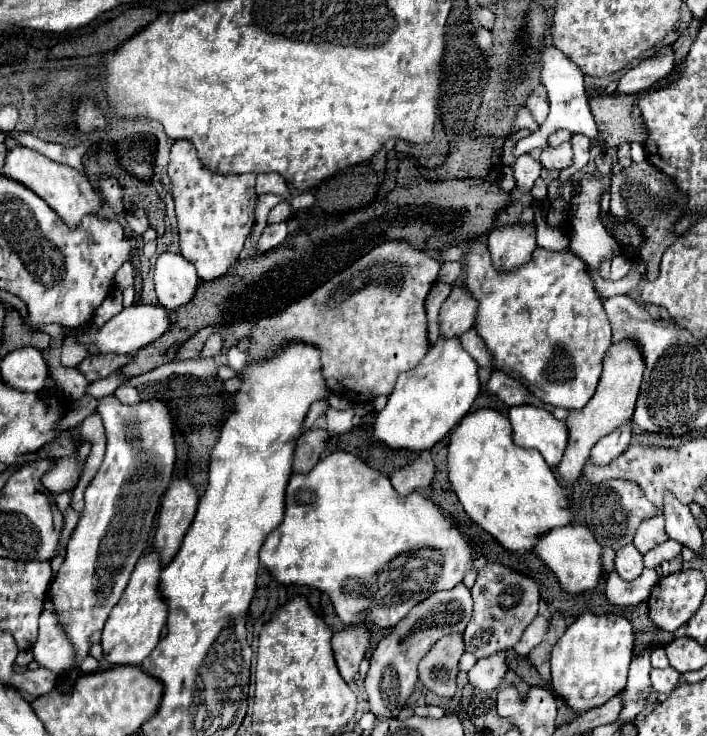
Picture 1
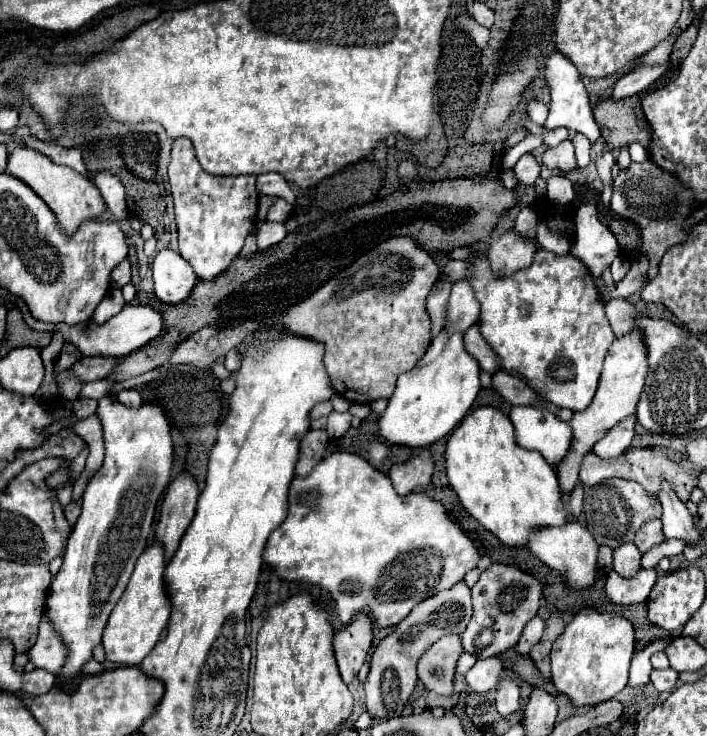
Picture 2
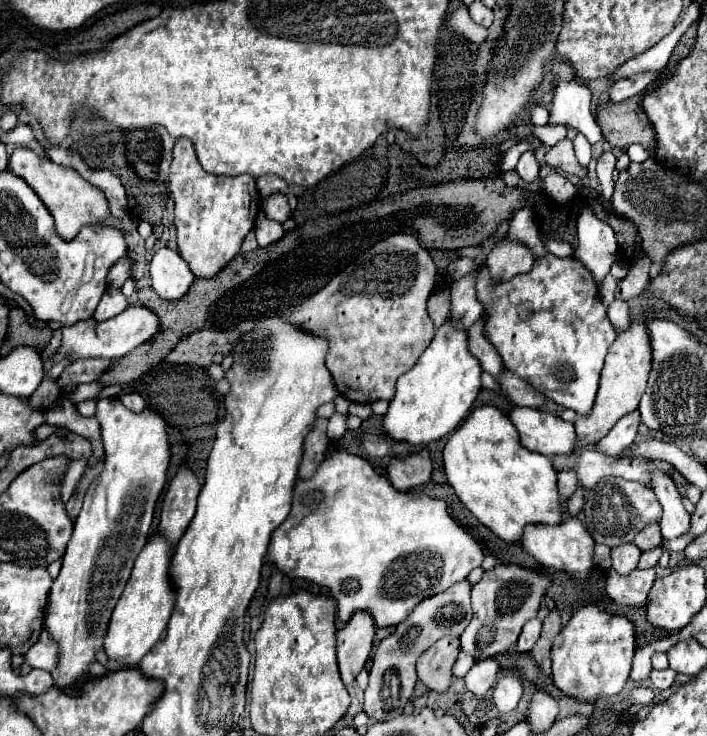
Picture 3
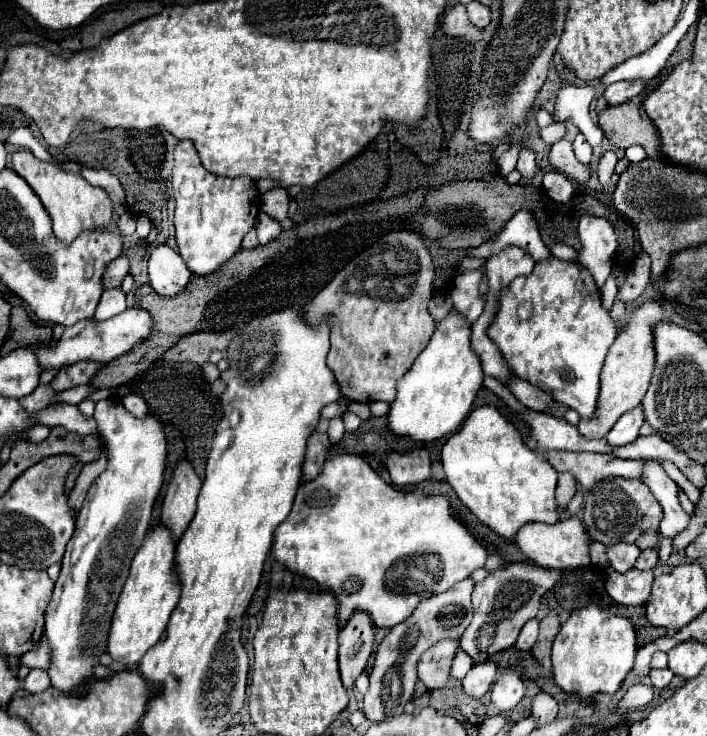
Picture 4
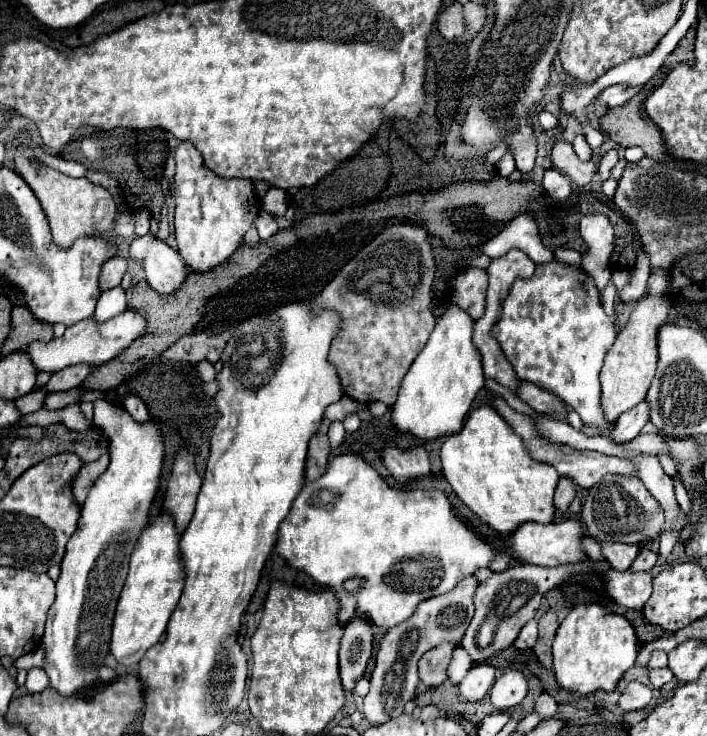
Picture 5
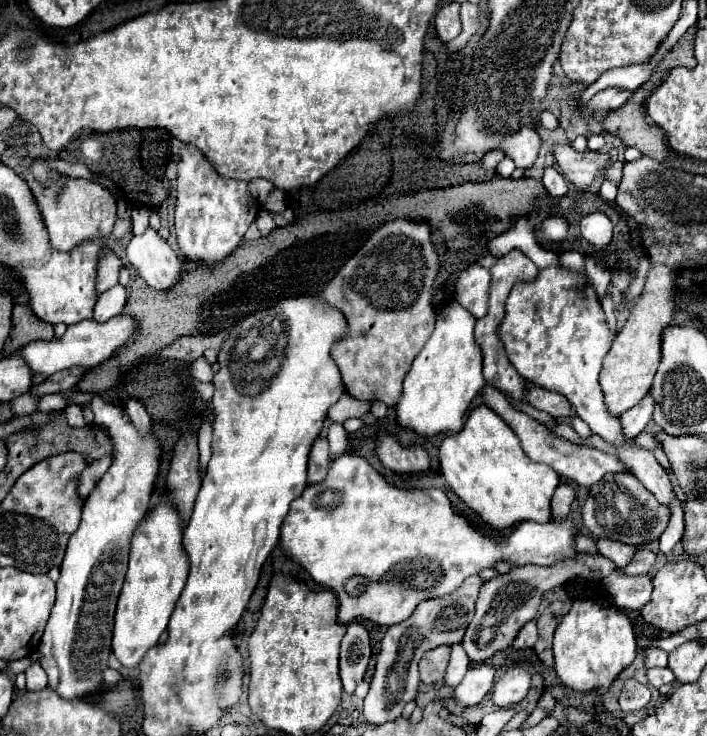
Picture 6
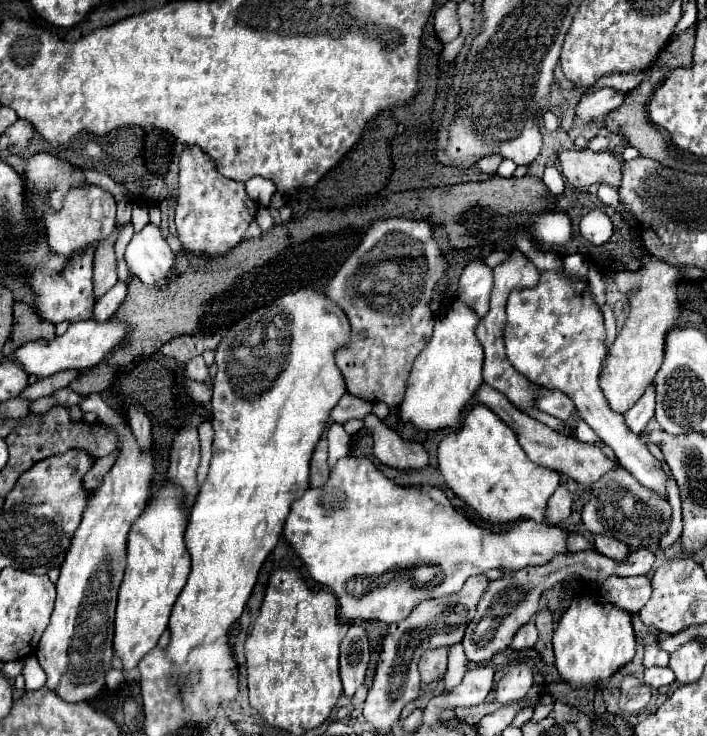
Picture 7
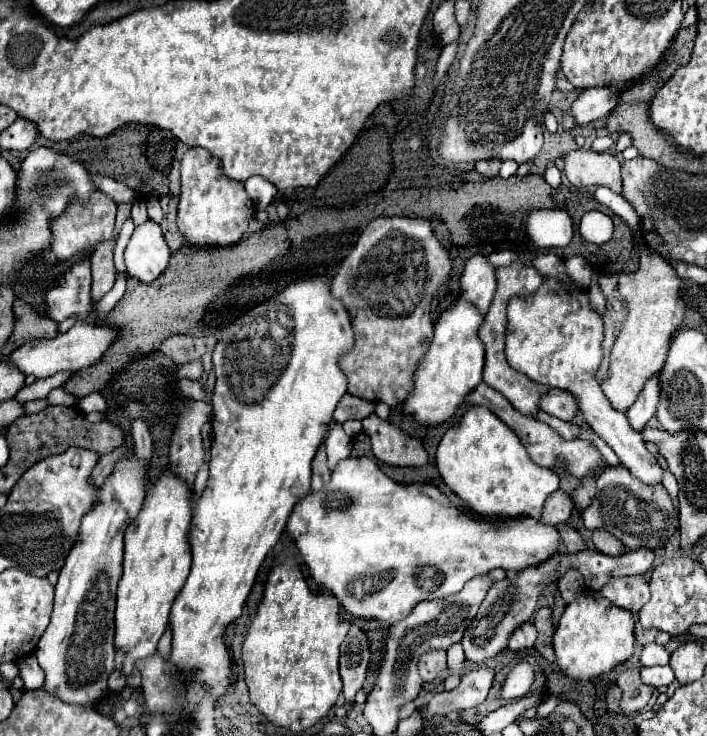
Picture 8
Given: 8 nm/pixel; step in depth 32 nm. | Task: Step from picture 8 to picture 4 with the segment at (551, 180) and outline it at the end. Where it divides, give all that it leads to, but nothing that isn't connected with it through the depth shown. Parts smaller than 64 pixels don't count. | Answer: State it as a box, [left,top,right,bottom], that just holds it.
[542,172,574,204]

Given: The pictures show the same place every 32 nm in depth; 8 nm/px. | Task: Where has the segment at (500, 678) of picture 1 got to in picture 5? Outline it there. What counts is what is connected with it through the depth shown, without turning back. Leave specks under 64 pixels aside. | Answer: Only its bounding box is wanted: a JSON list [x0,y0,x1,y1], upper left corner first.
[460,664,496,702]

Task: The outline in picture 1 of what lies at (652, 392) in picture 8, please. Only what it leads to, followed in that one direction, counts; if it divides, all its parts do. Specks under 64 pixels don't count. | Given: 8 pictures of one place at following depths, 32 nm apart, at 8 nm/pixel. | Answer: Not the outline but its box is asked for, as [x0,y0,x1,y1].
[590,422,632,466]

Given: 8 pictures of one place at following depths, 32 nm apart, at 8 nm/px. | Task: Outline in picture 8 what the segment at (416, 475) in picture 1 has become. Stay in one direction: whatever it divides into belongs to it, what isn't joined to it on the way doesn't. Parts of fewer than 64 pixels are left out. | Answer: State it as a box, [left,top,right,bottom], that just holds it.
[362,413,428,466]

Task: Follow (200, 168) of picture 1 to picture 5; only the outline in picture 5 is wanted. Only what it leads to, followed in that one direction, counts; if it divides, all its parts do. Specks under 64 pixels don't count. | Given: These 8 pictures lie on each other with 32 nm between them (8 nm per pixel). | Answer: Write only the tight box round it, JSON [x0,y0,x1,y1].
[174,142,260,272]

